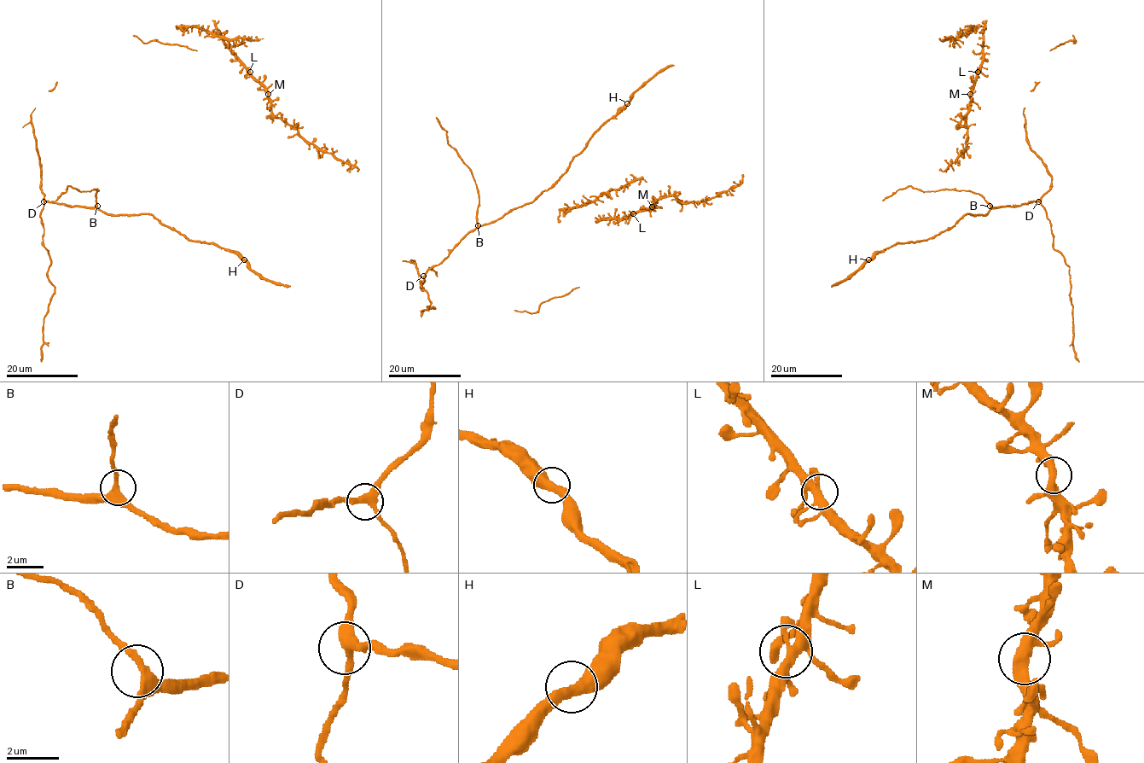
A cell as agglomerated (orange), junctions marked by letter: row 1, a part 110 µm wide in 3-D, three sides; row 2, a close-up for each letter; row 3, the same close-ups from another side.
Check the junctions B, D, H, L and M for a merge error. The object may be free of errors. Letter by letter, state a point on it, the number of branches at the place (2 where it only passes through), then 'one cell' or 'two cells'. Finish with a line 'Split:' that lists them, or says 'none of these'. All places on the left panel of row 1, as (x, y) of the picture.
B: (97, 206) | 3 | one cell
D: (43, 201) | 3 | one cell
H: (244, 259) | 2 | one cell
L: (250, 72) | 4 | one cell
M: (268, 94) | 3 | one cell
Split: none of these

